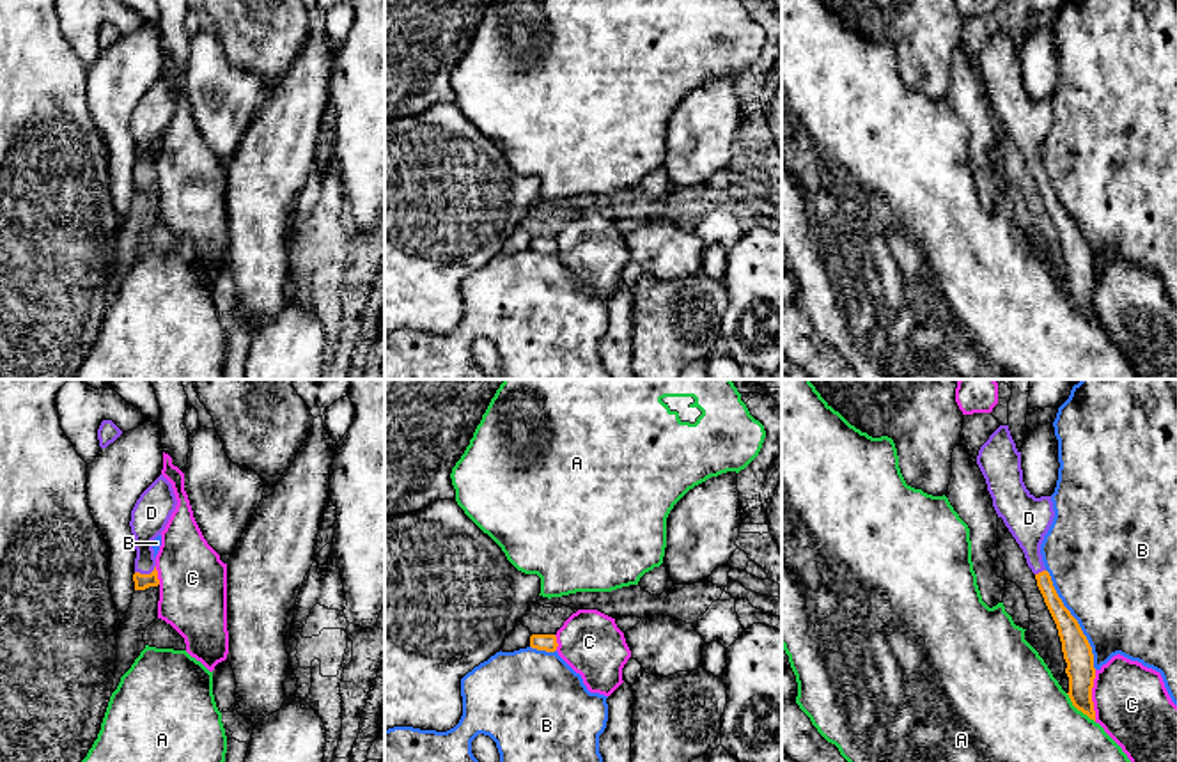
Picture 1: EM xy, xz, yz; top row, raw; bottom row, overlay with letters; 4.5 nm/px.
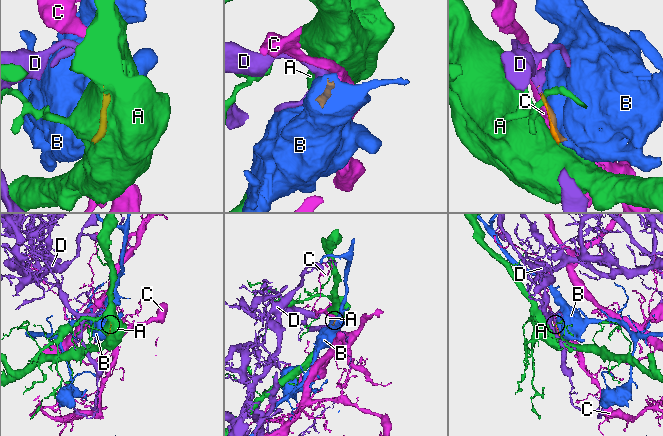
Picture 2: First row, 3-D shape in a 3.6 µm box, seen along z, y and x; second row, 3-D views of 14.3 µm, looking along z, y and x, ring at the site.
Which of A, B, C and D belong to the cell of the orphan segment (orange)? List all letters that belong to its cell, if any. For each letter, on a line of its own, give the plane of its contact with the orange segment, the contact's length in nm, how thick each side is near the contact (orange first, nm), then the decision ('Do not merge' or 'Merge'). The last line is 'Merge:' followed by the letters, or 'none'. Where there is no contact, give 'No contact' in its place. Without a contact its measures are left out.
A: Touches orange in yz. Shared border 190 nm. Thickness 130 nm (orange) against 500 nm. Do not merge
B: Touches orange in yz. Shared border 500 nm. Thickness 130 nm (orange) against 500 nm. Do not merge
C: Touches orange in yz. Shared border 240 nm. Thickness 130 nm (orange) against 340 nm. Do not merge
D: Touches orange in xy. Shared border 100 nm. Thickness 70 nm (orange) against 160 nm. Merge
Merge: D

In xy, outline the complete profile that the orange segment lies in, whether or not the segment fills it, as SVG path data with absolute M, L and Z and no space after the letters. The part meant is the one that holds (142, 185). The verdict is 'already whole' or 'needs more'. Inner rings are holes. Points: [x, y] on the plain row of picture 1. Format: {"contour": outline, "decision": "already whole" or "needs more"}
{"contour": "M160 78L136 103L131 113L131 136L135 140L135 193L158 190L156 161L152 144L161 138L177 103L172 87Z", "decision": "needs more"}

